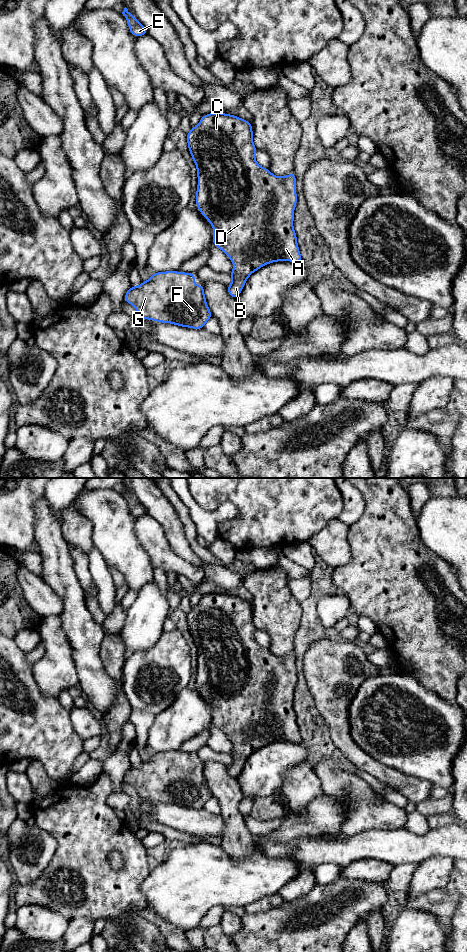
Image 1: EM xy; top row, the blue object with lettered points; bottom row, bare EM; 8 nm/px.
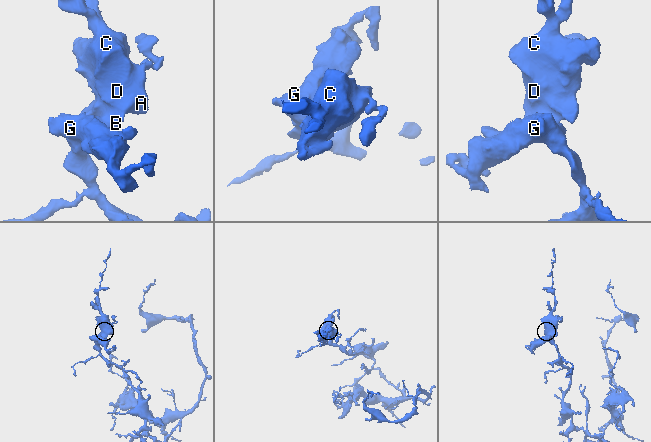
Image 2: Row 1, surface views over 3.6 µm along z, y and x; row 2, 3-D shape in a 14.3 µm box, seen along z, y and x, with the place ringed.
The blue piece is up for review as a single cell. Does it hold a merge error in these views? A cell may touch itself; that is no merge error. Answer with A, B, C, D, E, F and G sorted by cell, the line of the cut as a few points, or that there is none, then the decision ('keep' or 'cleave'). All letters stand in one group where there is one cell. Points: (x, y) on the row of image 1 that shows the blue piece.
A B C D E F G; no cut; keep

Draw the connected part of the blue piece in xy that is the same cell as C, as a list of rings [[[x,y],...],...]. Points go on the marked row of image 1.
[[[222,112],[206,114],[201,116],[197,126],[190,129],[186,139],[197,167],[196,206],[213,226],[214,246],[221,249],[234,264],[230,272],[232,283],[227,285],[228,294],[237,299],[249,276],[269,263],[301,263],[297,236],[293,228],[294,209],[297,204],[295,173],[284,177],[275,176],[268,168],[263,168],[256,162],[257,148],[253,143],[251,122]]]

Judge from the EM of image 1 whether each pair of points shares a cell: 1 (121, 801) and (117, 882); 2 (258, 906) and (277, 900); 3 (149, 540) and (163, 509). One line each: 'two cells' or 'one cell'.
1: two cells
2: one cell
3: two cells

